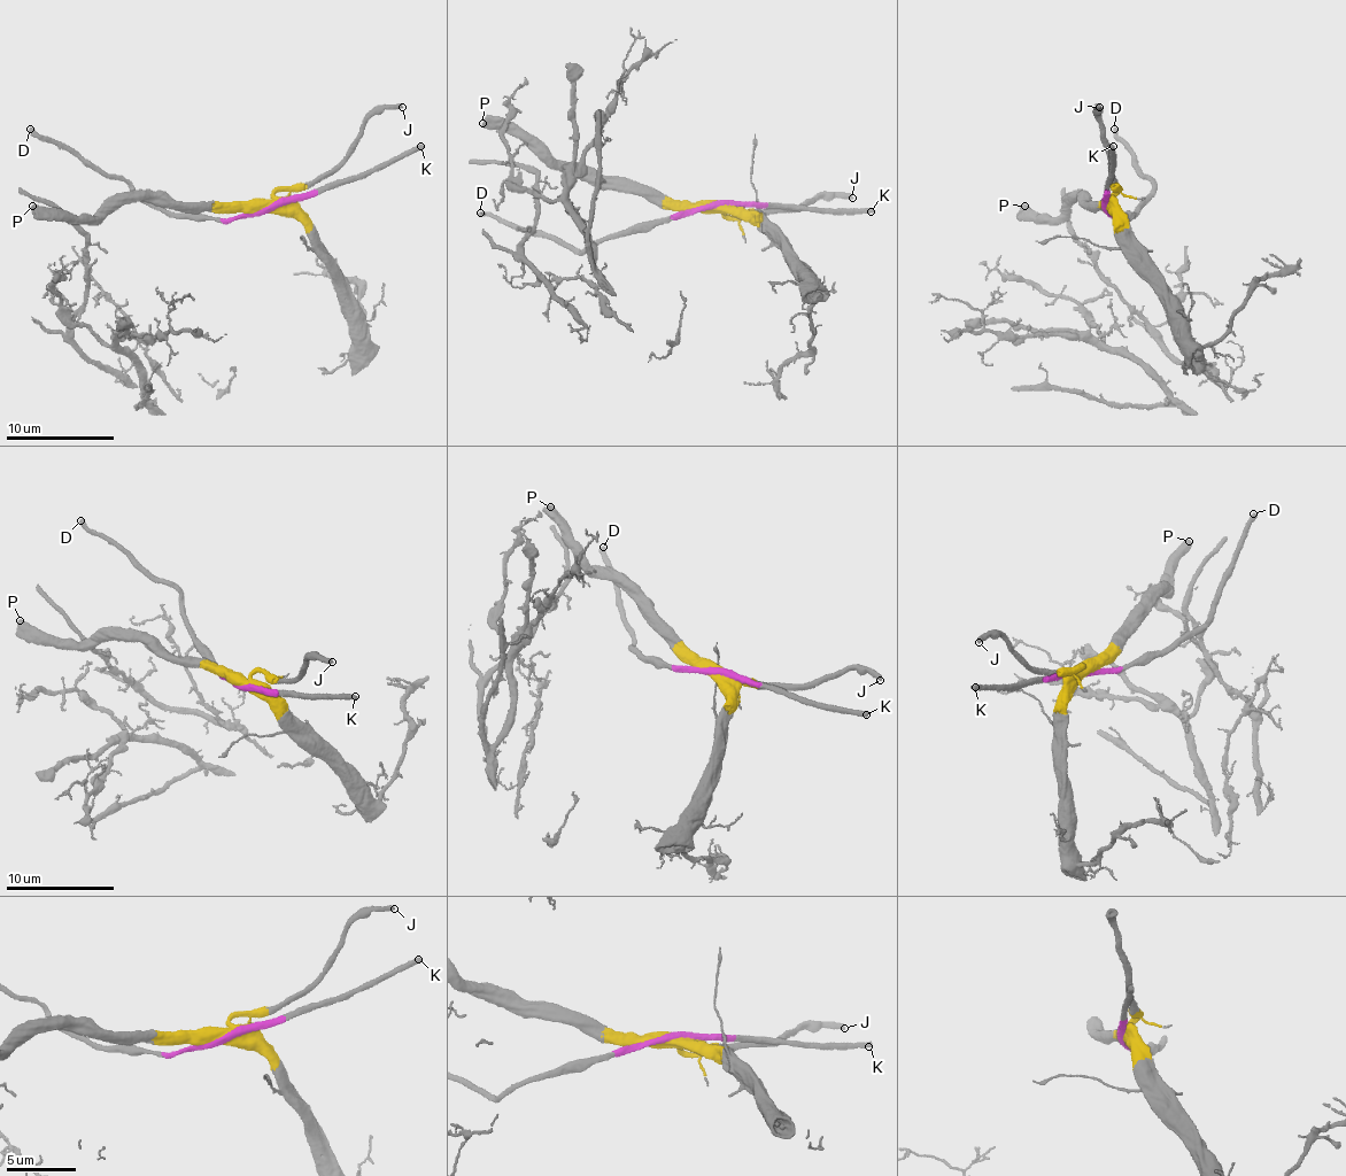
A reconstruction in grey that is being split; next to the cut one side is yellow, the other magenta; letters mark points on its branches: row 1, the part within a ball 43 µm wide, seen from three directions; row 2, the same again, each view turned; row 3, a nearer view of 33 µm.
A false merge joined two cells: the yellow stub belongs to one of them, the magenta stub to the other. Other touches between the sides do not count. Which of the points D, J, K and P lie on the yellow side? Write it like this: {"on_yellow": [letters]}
{"on_yellow": ["J", "P"]}

